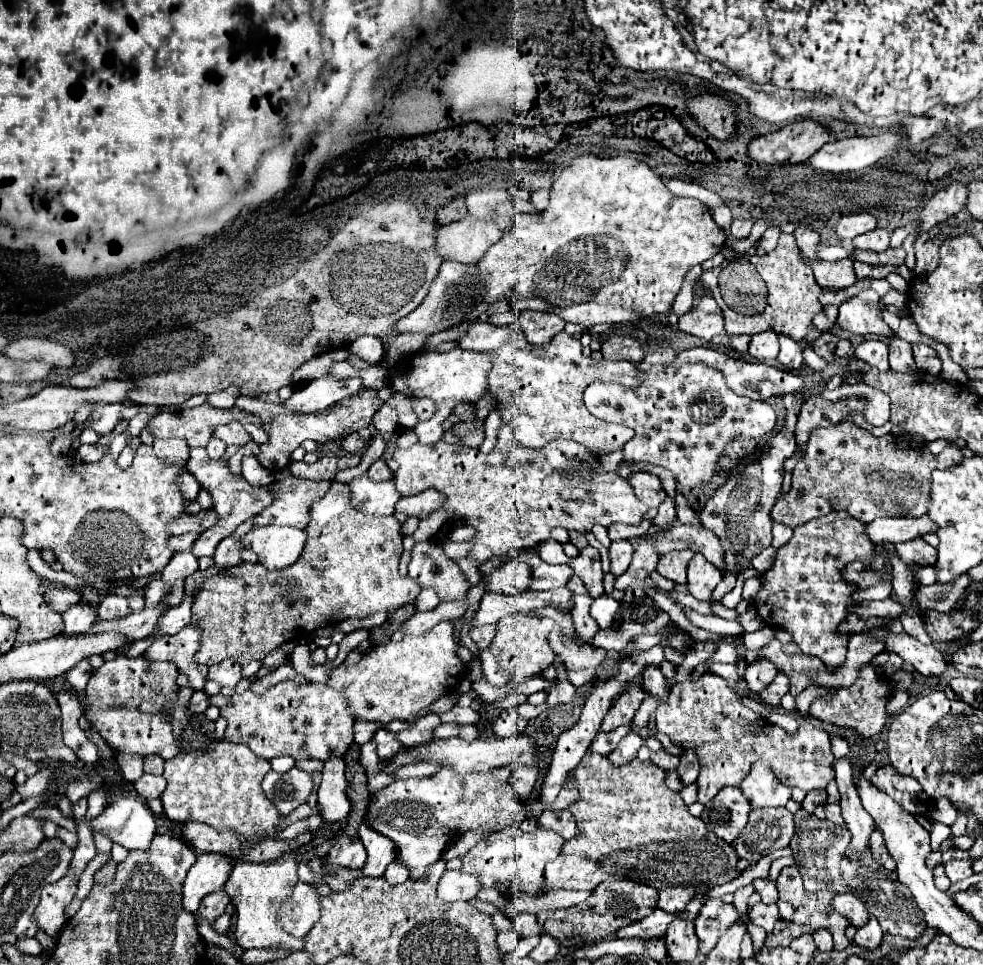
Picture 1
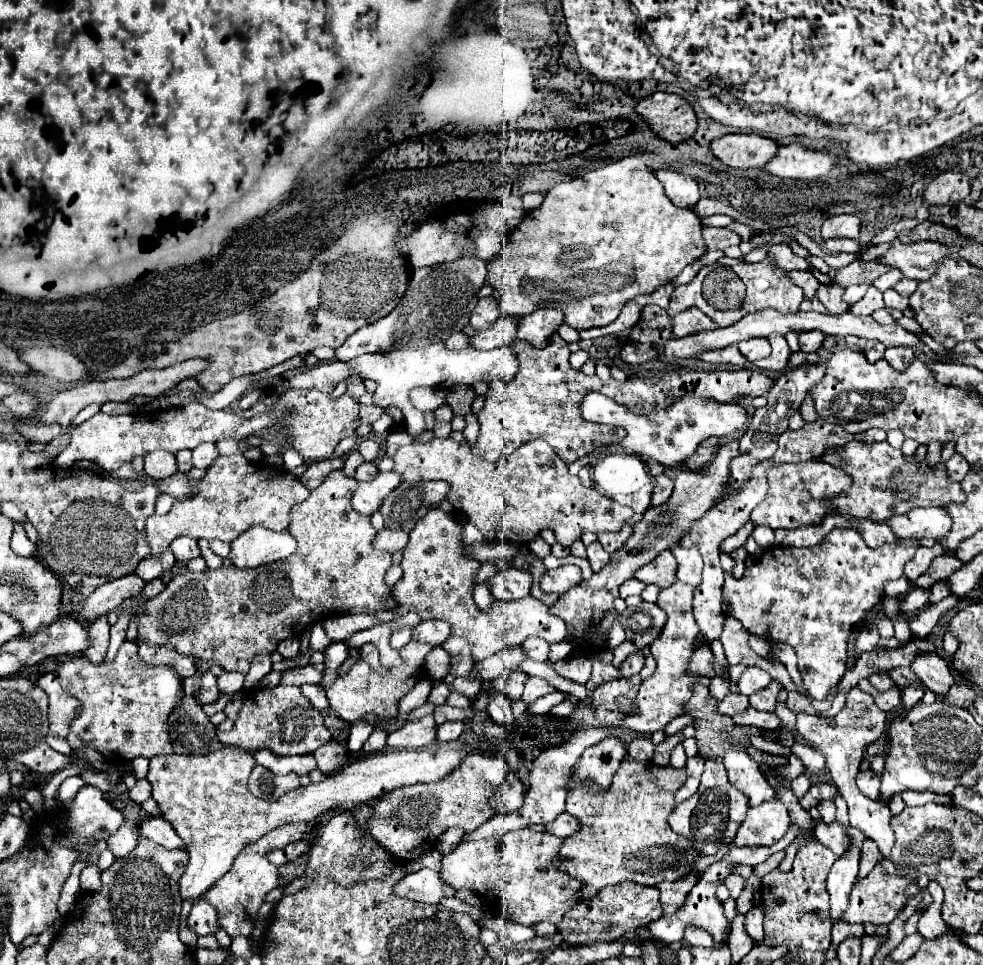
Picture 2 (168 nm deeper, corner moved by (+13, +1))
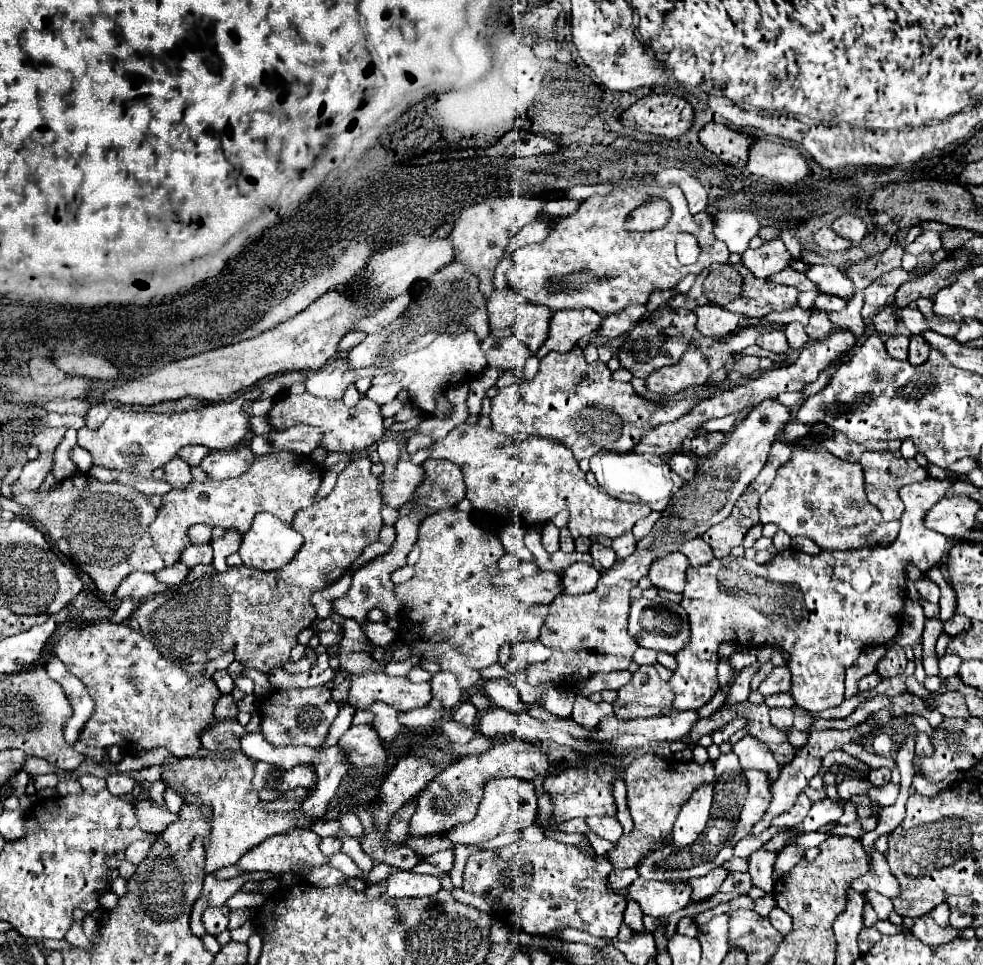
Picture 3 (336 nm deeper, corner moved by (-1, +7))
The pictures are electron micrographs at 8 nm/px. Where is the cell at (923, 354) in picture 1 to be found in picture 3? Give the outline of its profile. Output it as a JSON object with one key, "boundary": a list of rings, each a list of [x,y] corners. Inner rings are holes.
{"boundary":[[[914,335],[910,339],[910,357],[908,357],[910,363],[912,365],[922,365],[928,359],[928,353],[930,353],[930,345],[924,339]]]}

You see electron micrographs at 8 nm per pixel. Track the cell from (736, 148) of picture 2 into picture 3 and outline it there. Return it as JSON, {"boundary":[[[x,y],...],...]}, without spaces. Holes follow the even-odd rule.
{"boundary":[[[708,123],[700,133],[698,141],[718,155],[726,165],[742,169],[748,161],[748,149],[750,149],[750,137],[728,129],[720,123]]]}

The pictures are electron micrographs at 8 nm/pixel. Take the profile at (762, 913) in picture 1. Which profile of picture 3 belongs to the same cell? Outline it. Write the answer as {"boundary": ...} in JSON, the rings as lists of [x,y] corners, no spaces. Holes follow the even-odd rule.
{"boundary":[[[774,907],[772,913],[768,915],[768,919],[774,923],[774,927],[780,931],[780,933],[788,933],[792,929],[792,919],[788,913],[784,913],[780,907]]]}

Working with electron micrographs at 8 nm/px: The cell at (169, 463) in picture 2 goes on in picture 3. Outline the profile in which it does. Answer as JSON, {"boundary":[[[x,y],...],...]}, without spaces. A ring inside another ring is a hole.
{"boundary":[[[174,457],[170,463],[164,465],[164,481],[170,483],[172,487],[176,489],[182,489],[182,487],[188,487],[190,481],[192,481],[192,475],[190,475],[190,467],[180,459],[180,457]]]}

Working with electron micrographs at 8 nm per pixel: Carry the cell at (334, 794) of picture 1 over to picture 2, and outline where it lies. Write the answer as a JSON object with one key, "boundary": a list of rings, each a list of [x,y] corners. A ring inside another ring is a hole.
{"boundary":[[[330,741],[330,745],[324,745],[324,747],[316,749],[316,753],[312,753],[312,755],[316,759],[318,769],[324,775],[328,775],[328,773],[338,771],[346,763],[346,753],[348,753],[346,745],[340,745],[336,741]]]}

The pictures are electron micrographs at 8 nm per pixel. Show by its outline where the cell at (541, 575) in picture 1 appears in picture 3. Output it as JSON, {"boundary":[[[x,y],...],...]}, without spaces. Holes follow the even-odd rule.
{"boundary":[[[574,563],[562,575],[564,593],[568,593],[568,595],[590,593],[590,591],[594,591],[598,579],[600,579],[600,573],[592,565],[588,565],[588,563]]]}

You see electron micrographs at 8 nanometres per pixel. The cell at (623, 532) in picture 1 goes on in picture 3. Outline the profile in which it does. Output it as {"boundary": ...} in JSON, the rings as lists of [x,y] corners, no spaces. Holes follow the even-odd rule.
{"boundary":[[[626,533],[626,535],[622,535],[622,537],[618,537],[618,539],[614,539],[612,541],[612,549],[616,551],[616,557],[618,559],[624,559],[624,557],[628,557],[628,555],[632,555],[634,553],[634,537],[632,537],[632,533]]]}

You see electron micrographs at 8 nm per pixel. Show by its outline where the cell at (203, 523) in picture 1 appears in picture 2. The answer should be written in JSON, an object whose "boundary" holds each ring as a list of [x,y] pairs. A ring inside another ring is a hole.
{"boundary":[[[242,453],[220,455],[212,463],[212,467],[208,469],[206,477],[202,481],[194,483],[196,485],[196,495],[192,499],[176,501],[174,507],[170,509],[170,513],[166,513],[166,515],[152,515],[152,517],[148,517],[148,521],[146,521],[146,541],[152,547],[152,553],[160,555],[180,535],[188,535],[188,537],[194,537],[194,539],[208,539],[208,541],[210,539],[220,539],[220,541],[228,541],[230,543],[240,533],[244,533],[246,529],[256,527],[256,525],[268,527],[272,531],[286,531],[288,525],[290,525],[290,509],[296,503],[302,503],[304,499],[308,499],[310,491],[296,477],[284,473],[282,469],[272,471],[268,475],[262,475],[260,467],[270,467],[270,465],[250,463]]]}

